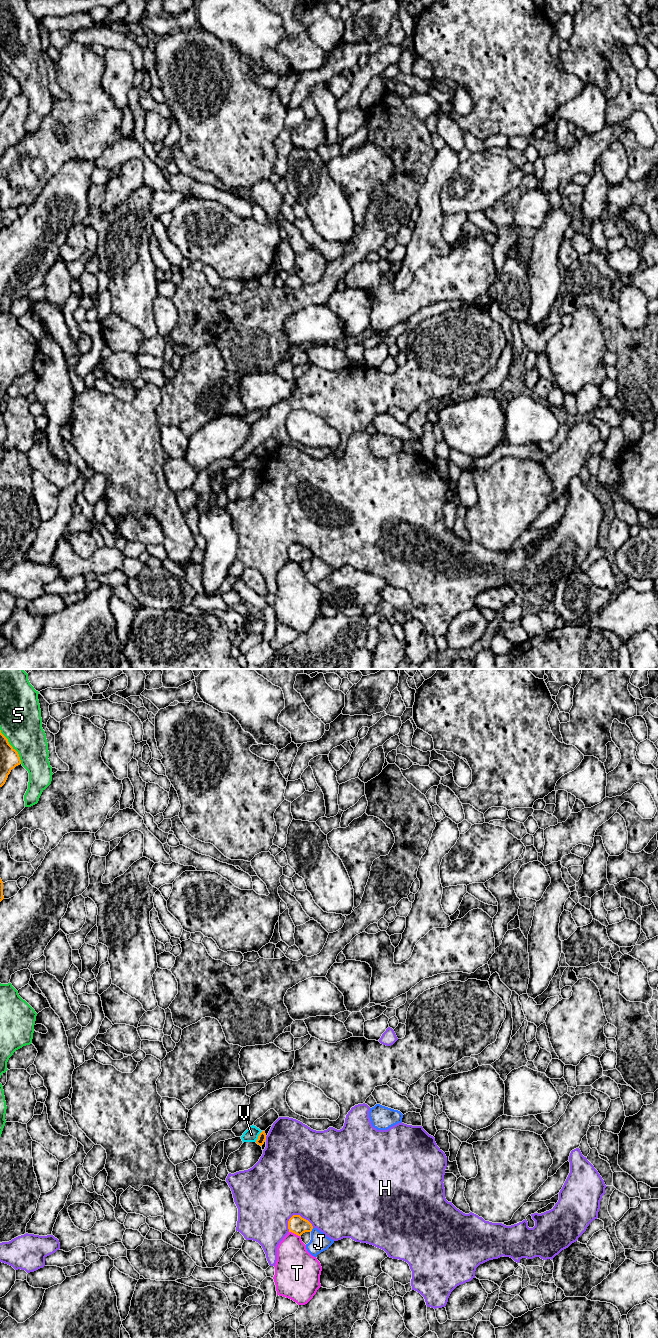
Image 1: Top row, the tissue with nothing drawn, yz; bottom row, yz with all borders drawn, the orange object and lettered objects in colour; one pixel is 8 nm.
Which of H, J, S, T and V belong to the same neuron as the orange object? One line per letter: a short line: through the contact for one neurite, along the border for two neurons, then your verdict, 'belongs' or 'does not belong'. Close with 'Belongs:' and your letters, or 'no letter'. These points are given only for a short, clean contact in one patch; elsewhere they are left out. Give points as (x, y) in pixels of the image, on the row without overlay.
H: does not belong
J: does not belong
S: does not belong
T: line yz (289, 559), (299, 564); does not belong
V: line yz (262, 459), (255, 469); does not belong
Belongs: no letter

